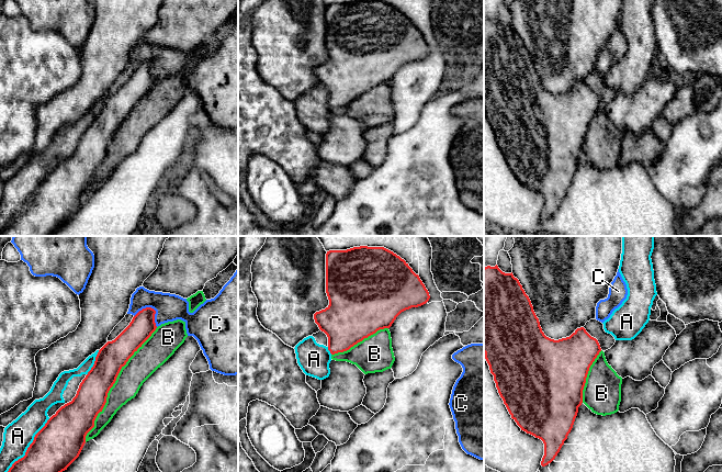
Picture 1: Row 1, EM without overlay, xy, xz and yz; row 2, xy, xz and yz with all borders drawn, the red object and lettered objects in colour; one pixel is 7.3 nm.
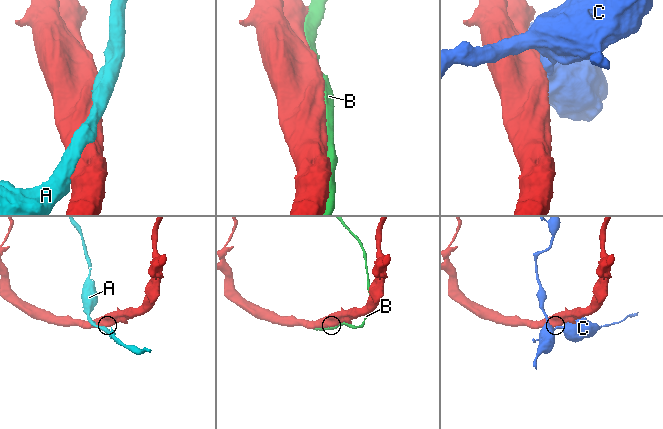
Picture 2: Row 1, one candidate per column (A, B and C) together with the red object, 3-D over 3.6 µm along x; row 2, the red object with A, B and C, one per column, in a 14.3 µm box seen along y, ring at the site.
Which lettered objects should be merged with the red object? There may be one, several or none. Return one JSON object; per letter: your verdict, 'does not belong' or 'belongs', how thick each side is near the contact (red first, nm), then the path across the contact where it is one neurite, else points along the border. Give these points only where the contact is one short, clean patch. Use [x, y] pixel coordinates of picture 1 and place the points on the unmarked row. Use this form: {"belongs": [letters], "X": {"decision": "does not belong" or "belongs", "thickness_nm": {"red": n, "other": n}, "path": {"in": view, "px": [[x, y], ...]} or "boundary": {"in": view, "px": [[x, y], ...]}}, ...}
{"belongs": [], "A": {"decision": "does not belong", "thickness_nm": {"red": 340, "other": 220}}, "B": {"decision": "does not belong", "thickness_nm": {"red": 220, "other": 200}}, "C": {"decision": "does not belong", "thickness_nm": {"red": 180, "other": 200}, "boundary": {"in": "xy", "px": [[134, 69], [143, 63], [151, 62], [155, 65], [157, 80]]}}}

